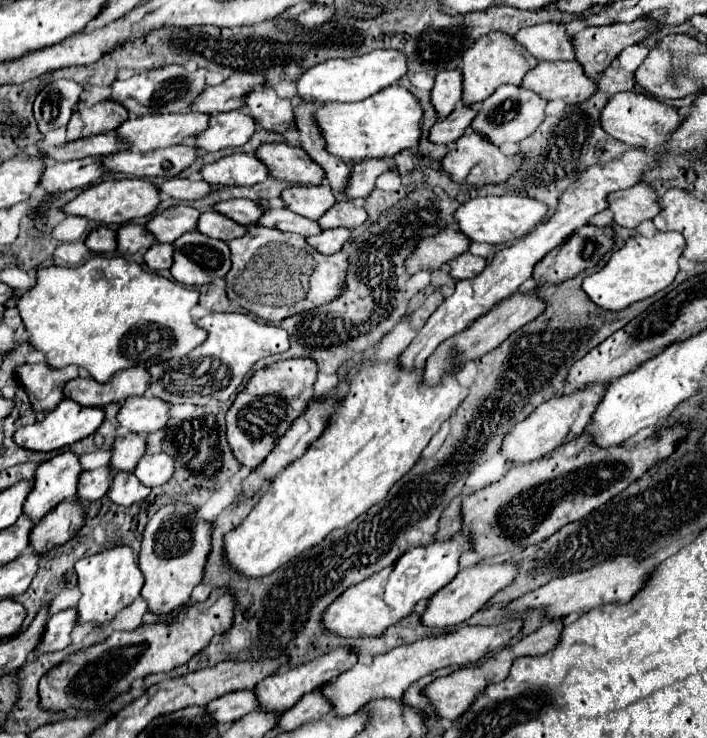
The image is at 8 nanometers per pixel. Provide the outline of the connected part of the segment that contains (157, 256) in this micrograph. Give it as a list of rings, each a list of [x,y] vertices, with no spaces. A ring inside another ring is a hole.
[[[153,244],[145,252],[145,262],[153,272],[169,270],[173,264],[173,246],[171,244]]]

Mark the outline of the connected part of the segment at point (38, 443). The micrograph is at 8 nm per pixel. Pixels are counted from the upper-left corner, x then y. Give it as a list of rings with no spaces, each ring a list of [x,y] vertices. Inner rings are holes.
[[[61,400],[59,406],[51,412],[47,412],[41,420],[37,420],[35,424],[29,426],[21,426],[15,432],[15,442],[23,448],[29,450],[39,450],[39,452],[51,452],[51,450],[59,450],[63,446],[75,444],[87,436],[91,436],[91,432],[95,432],[105,420],[105,412],[103,408],[89,408],[89,406],[81,406],[75,400]]]

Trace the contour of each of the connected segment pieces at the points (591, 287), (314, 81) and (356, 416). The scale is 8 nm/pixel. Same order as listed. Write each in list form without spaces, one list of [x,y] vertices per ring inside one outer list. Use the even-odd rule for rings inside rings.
[[[657,230],[653,238],[635,234],[625,240],[623,248],[611,254],[609,262],[599,272],[593,272],[583,280],[583,290],[601,308],[607,308],[607,310],[627,308],[629,304],[649,298],[655,292],[667,288],[675,280],[679,272],[677,260],[683,254],[683,250],[685,250],[685,238],[681,236],[681,232]]]
[[[379,48],[365,56],[357,58],[337,58],[327,60],[323,64],[317,64],[315,68],[309,68],[297,82],[297,96],[303,100],[317,100],[321,104],[325,102],[355,102],[365,100],[377,92],[381,92],[387,86],[393,86],[407,74],[407,56],[401,50],[387,50]]]
[[[397,358],[391,362],[375,362],[371,366],[361,364],[357,374],[351,378],[349,390],[341,400],[341,408],[335,416],[331,416],[321,438],[309,446],[307,454],[291,462],[279,476],[275,476],[269,486],[275,488],[275,492],[265,492],[249,516],[235,530],[225,534],[223,562],[245,578],[263,578],[287,564],[291,558],[321,544],[335,528],[351,524],[355,516],[361,516],[381,502],[389,488],[413,468],[431,436],[465,396],[467,388],[457,384],[455,374],[447,374],[437,386],[423,386],[421,372],[399,368]]]

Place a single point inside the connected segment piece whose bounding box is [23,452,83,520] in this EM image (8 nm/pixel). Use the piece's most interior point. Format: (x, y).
(55, 480)

